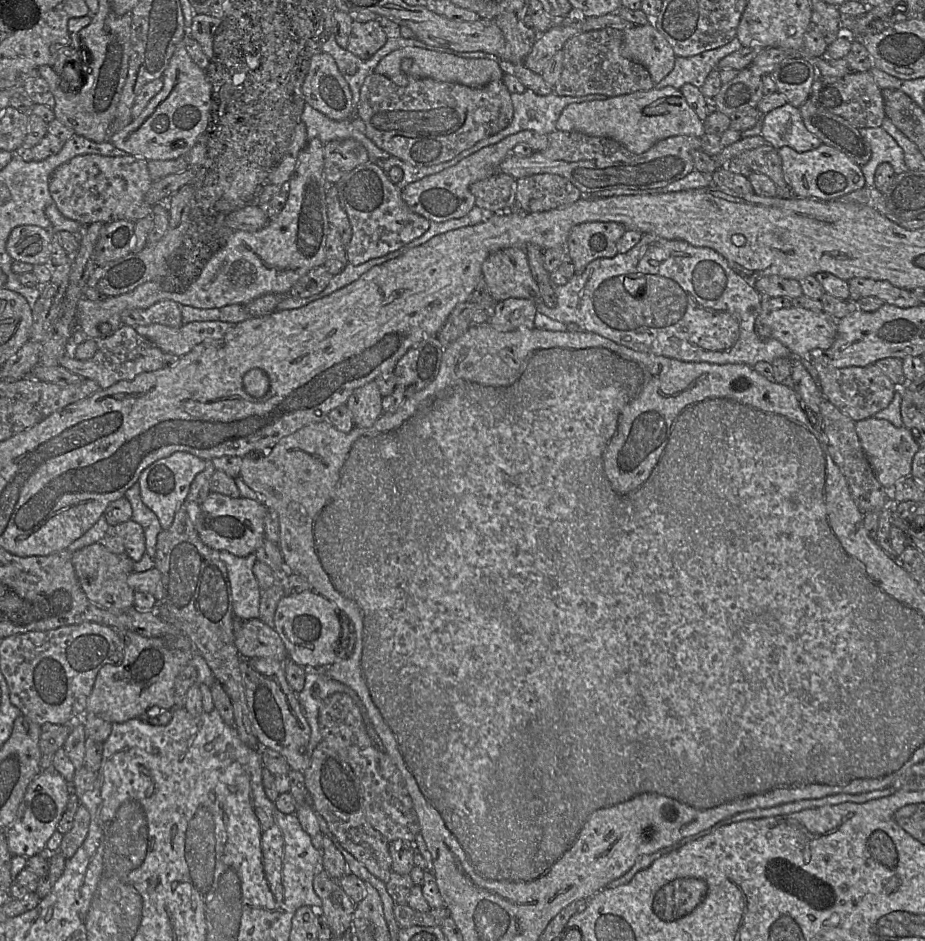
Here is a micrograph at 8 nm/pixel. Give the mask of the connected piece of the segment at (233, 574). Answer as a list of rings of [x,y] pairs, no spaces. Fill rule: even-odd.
[[[226,550],[219,551],[231,585],[234,615],[242,620],[259,618],[261,589],[253,572],[255,553],[238,557]]]

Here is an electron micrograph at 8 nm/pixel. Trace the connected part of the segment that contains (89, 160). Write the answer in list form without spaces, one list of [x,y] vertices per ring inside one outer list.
[[[98,154],[77,155],[68,162],[58,166],[49,182],[49,192],[53,203],[59,212],[66,218],[74,220],[82,226],[94,222],[107,223],[114,220],[136,220],[151,216],[152,206],[148,205],[144,196],[153,183],[150,178],[146,160],[131,155],[102,156]]]

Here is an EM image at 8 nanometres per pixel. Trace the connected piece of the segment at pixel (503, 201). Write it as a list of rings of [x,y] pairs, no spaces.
[[[496,173],[470,186],[475,204],[487,214],[509,211],[514,206],[516,179]]]

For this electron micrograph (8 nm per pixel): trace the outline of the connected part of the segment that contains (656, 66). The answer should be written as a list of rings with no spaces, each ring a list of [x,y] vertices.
[[[653,23],[635,25],[625,29],[623,34],[622,55],[644,66],[654,85],[673,70],[674,50]]]

